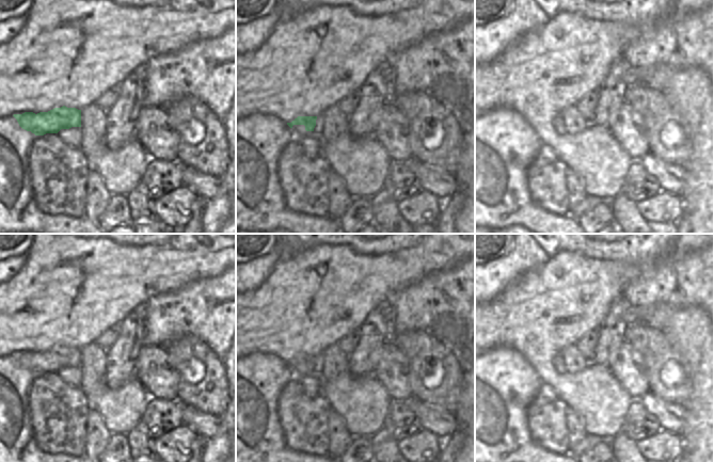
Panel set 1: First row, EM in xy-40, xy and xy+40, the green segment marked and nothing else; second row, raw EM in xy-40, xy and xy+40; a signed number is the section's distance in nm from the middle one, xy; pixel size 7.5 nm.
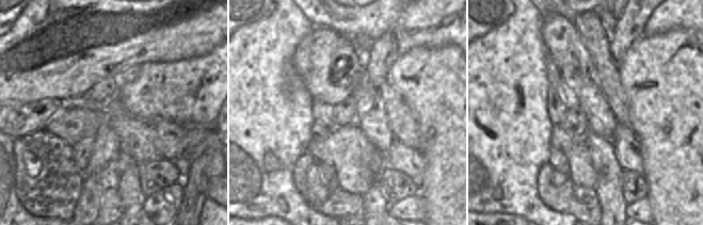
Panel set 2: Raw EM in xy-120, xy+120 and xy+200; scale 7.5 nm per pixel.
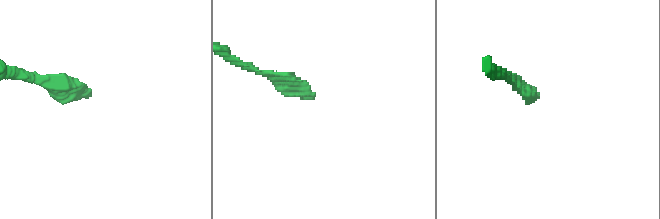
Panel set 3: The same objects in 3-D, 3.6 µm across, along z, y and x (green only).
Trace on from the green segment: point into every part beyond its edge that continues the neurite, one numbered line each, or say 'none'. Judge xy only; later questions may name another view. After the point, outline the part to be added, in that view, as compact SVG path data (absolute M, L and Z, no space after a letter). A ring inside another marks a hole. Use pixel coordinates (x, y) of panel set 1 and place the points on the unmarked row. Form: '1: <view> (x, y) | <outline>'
1: xy (318, 367) | M319 354L316 359L316 365L314 367L314 371L320 376L321 371L322 371L322 354Z

